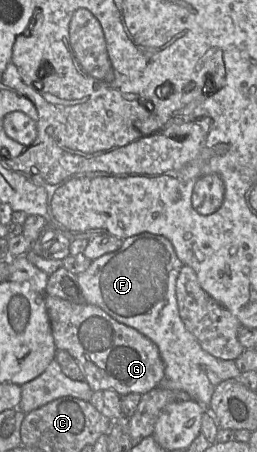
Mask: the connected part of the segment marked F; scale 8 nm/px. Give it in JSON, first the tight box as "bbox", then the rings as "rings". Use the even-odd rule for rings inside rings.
{"bbox":[77,232,241,410],"rings":[[[143,232],[123,239],[118,250],[92,260],[86,271],[77,274],[77,281],[86,303],[101,308],[116,321],[136,329],[157,345],[165,366],[164,377],[157,387],[186,392],[204,410],[206,407],[209,408],[216,388],[207,378],[206,370],[216,373],[221,381],[238,379],[241,372],[234,360],[222,360],[203,350],[181,320],[176,298],[176,283],[183,265],[172,243],[166,237]]]}

